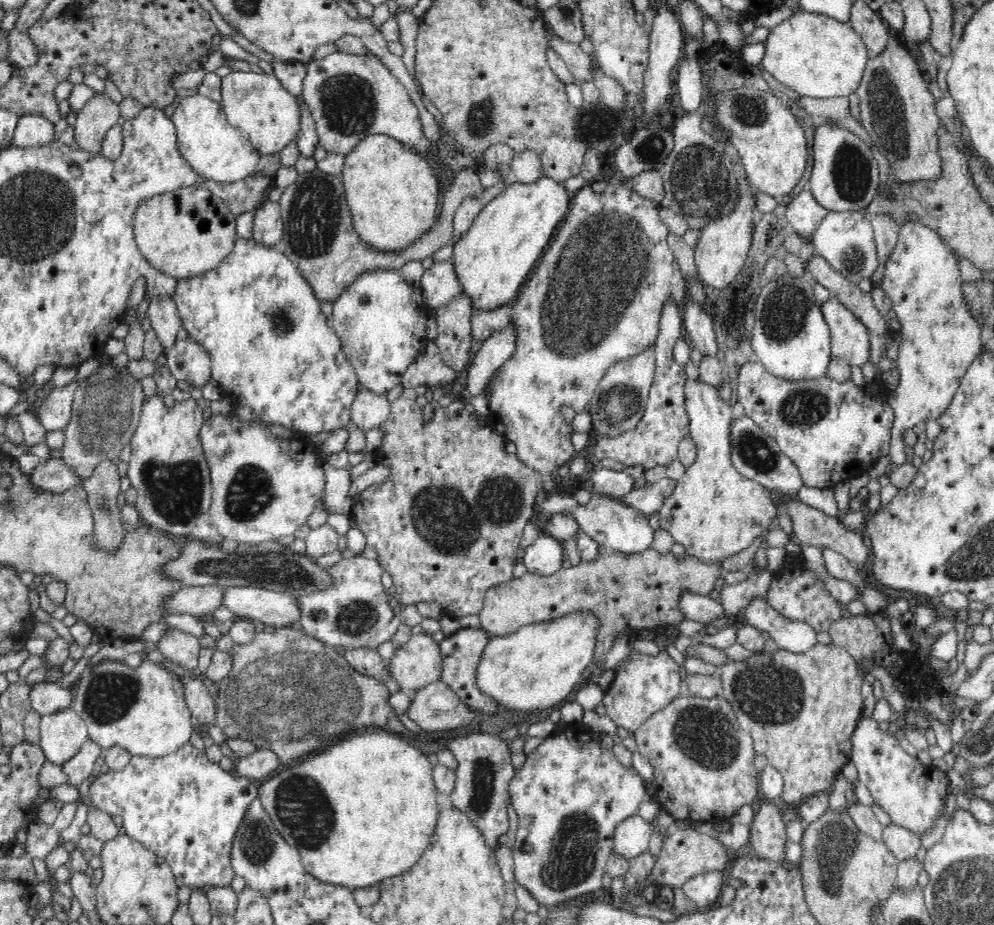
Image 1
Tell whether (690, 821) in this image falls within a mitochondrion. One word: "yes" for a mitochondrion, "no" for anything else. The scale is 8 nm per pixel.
no

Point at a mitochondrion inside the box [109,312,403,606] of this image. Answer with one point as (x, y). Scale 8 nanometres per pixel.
(175, 489)

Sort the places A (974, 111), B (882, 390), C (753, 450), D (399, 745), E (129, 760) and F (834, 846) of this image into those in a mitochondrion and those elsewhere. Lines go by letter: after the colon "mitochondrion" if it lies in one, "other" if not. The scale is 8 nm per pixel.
A: other
B: other
C: mitochondrion
D: other
E: other
F: mitochondrion

